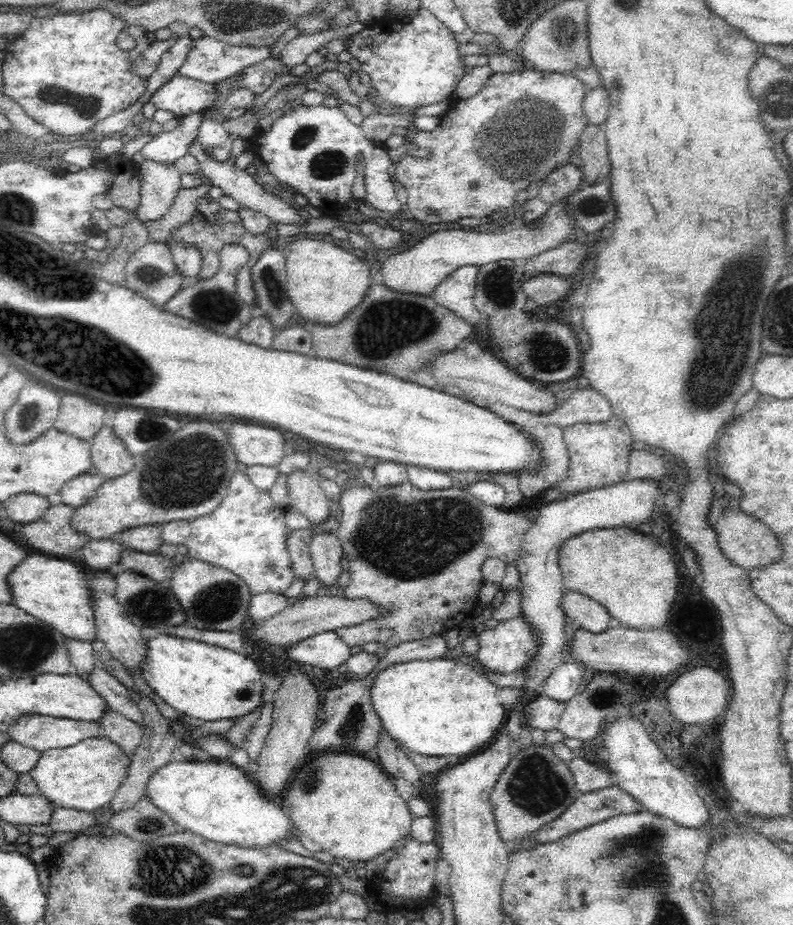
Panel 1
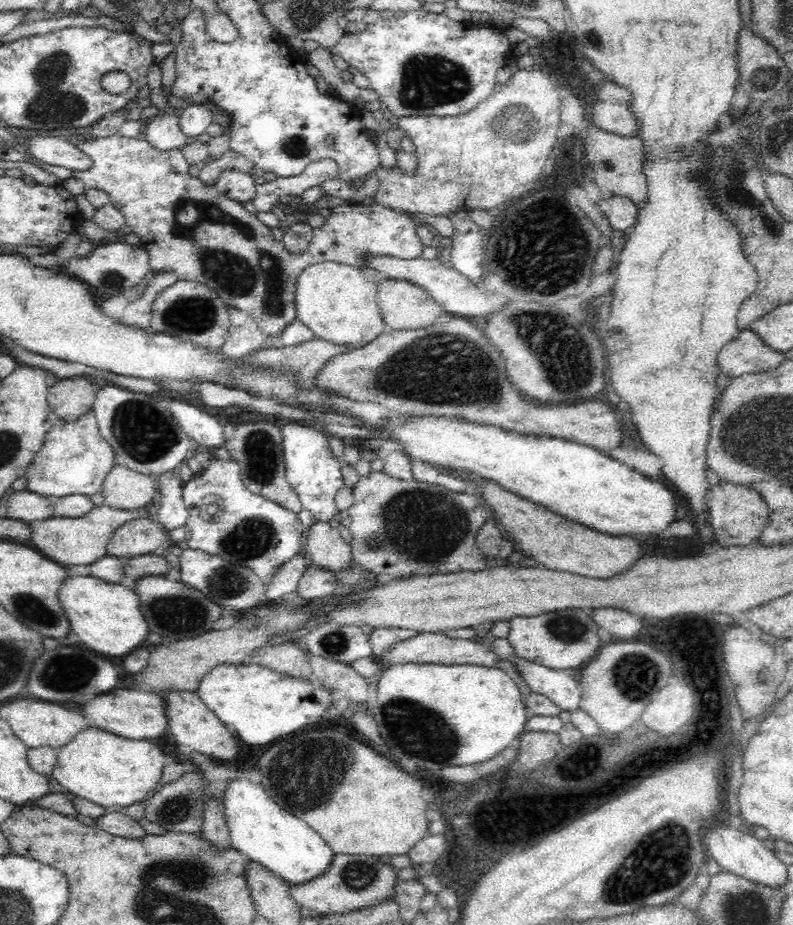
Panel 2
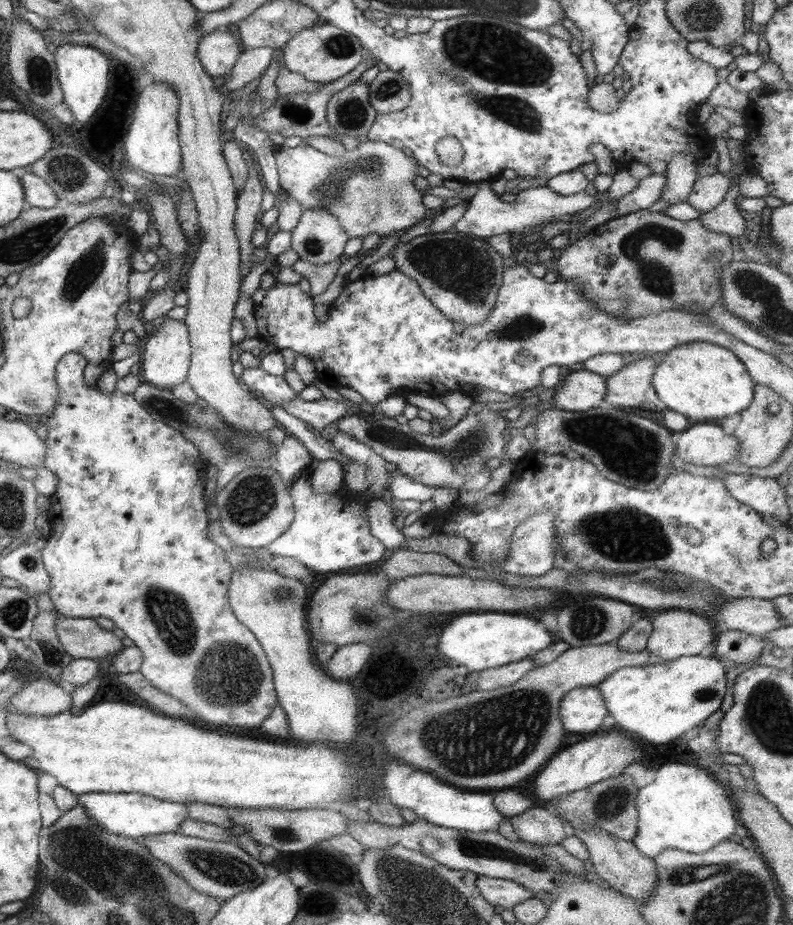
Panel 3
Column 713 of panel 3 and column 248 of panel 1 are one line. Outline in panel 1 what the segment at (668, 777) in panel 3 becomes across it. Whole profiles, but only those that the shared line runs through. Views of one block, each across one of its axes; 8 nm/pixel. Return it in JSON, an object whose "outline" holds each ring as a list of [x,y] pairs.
{"outline":[[[168,761],[166,766],[154,770],[146,783],[144,796],[156,808],[167,814],[184,832],[192,832],[202,839],[219,844],[238,844],[244,847],[263,847],[275,845],[275,842],[291,837],[288,830],[292,827],[288,813],[281,803],[268,799],[252,783],[241,768],[230,762],[220,761]]]}

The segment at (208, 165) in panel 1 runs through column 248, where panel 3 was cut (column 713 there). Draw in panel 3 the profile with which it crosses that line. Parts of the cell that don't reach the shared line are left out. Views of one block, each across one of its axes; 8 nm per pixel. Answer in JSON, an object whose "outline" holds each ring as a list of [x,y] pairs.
{"outline":[[[718,171],[704,177],[697,176],[686,201],[697,215],[707,213],[723,200],[729,181],[729,175]]]}

